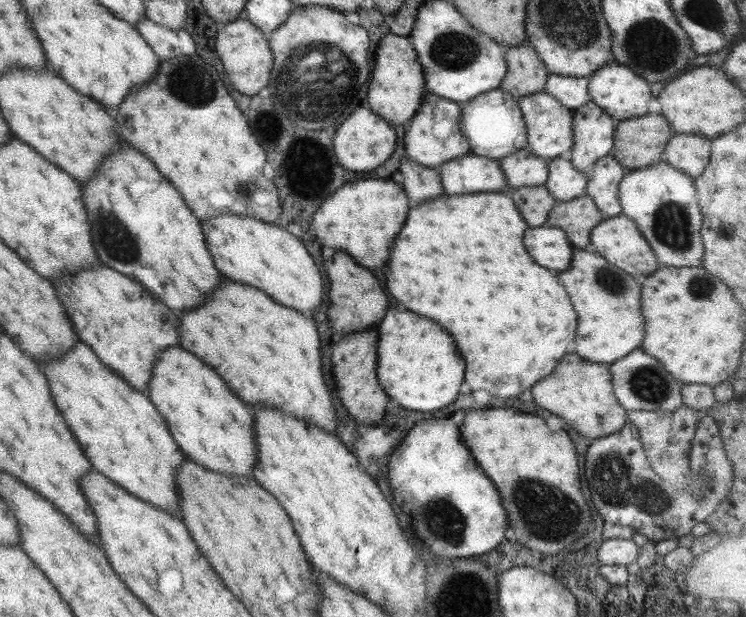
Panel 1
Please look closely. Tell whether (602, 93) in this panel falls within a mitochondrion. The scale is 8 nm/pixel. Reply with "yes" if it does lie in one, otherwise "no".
no

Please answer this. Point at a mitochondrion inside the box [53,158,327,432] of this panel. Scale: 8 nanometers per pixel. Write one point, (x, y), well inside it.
(116, 241)

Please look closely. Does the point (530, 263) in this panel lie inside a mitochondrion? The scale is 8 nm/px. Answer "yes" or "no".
no

